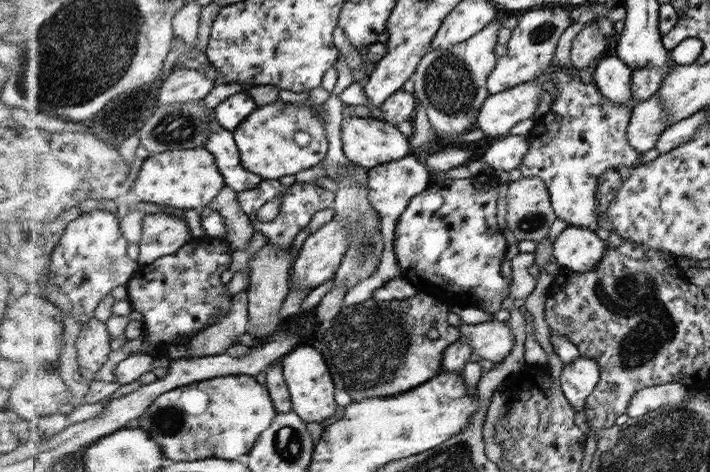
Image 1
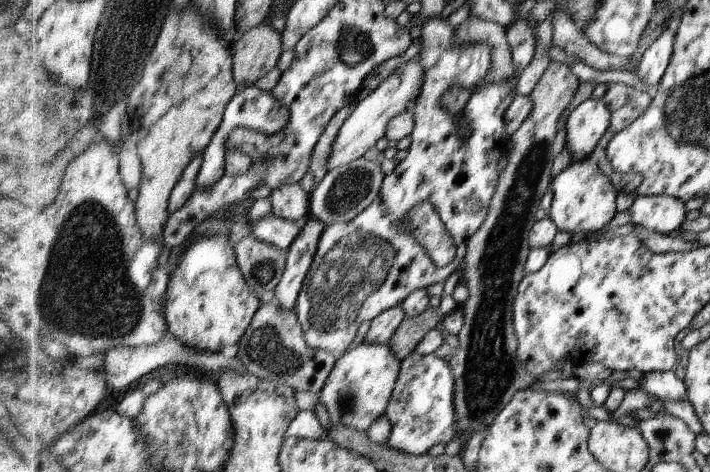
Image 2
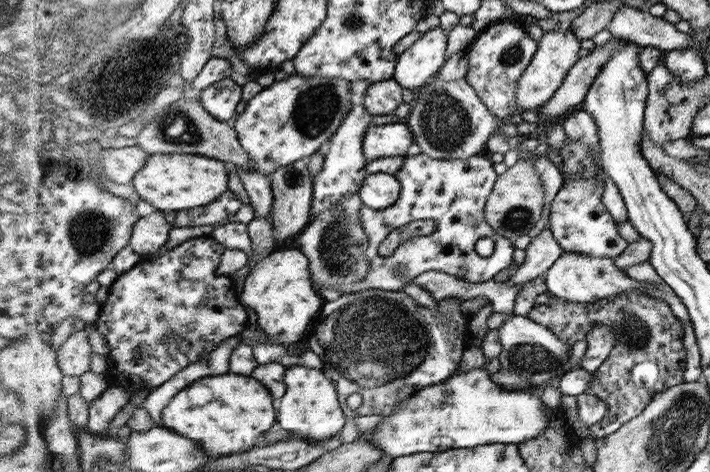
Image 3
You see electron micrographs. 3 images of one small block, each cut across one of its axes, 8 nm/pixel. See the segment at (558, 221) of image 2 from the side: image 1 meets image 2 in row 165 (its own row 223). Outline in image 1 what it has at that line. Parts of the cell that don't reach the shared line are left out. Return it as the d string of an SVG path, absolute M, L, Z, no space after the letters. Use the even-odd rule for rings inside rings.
M553 69L552 78L549 80L556 86L556 97L550 105L549 111L538 120L528 134L530 146L519 166L522 176L526 178L538 177L547 185L551 194L551 205L556 211L556 216L565 220L568 226L591 228L593 231L599 224L599 200L596 198L600 178L610 168L618 169L621 166L629 168L642 165L642 158L630 143L627 136L627 127L630 125L632 106L618 105L600 92L594 82L582 82L577 69L572 73Z

